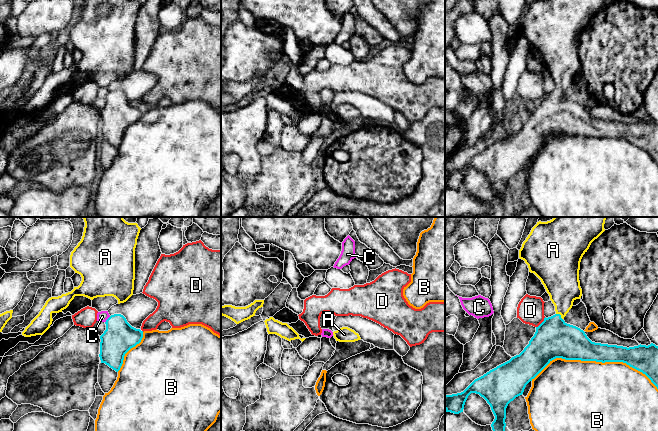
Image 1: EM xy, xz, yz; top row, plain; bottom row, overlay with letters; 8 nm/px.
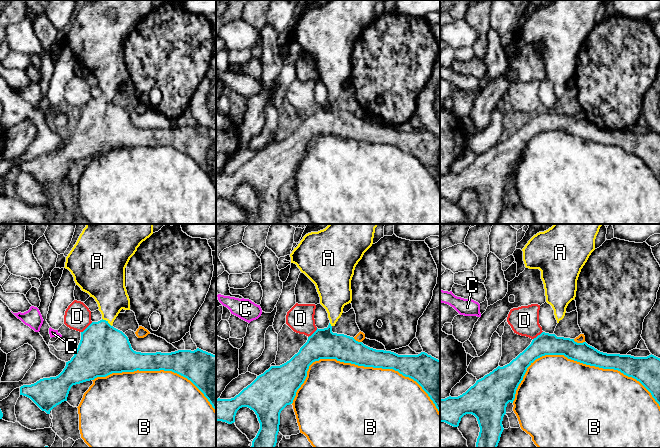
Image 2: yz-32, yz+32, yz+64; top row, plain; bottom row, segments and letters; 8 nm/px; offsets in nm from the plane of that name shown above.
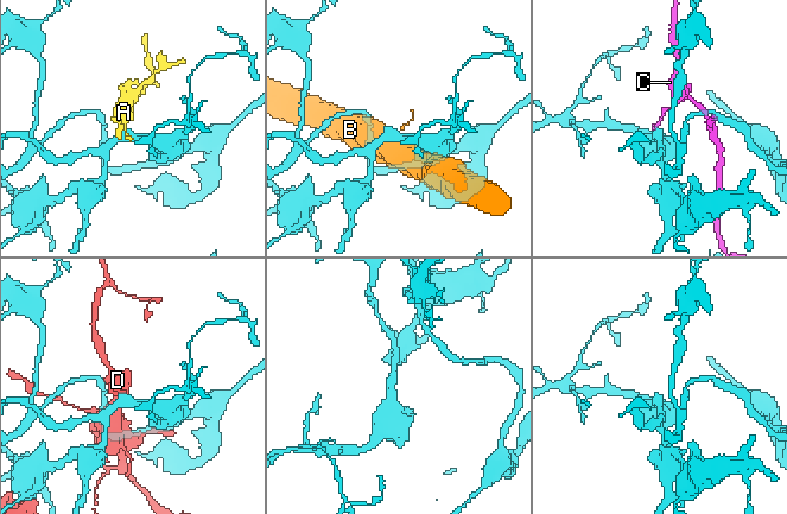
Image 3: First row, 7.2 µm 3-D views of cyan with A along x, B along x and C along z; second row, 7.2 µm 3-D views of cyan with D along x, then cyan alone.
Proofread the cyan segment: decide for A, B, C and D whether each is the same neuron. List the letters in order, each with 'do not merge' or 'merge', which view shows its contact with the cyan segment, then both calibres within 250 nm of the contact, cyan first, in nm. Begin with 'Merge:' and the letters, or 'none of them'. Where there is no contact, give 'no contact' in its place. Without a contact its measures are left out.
Merge: A
A: merge | yz | 320/280 nm
B: do not merge | yz | 280/480 nm
C: do not merge | xy | 260/90 nm
D: do not merge | yz | 320/220 nm

